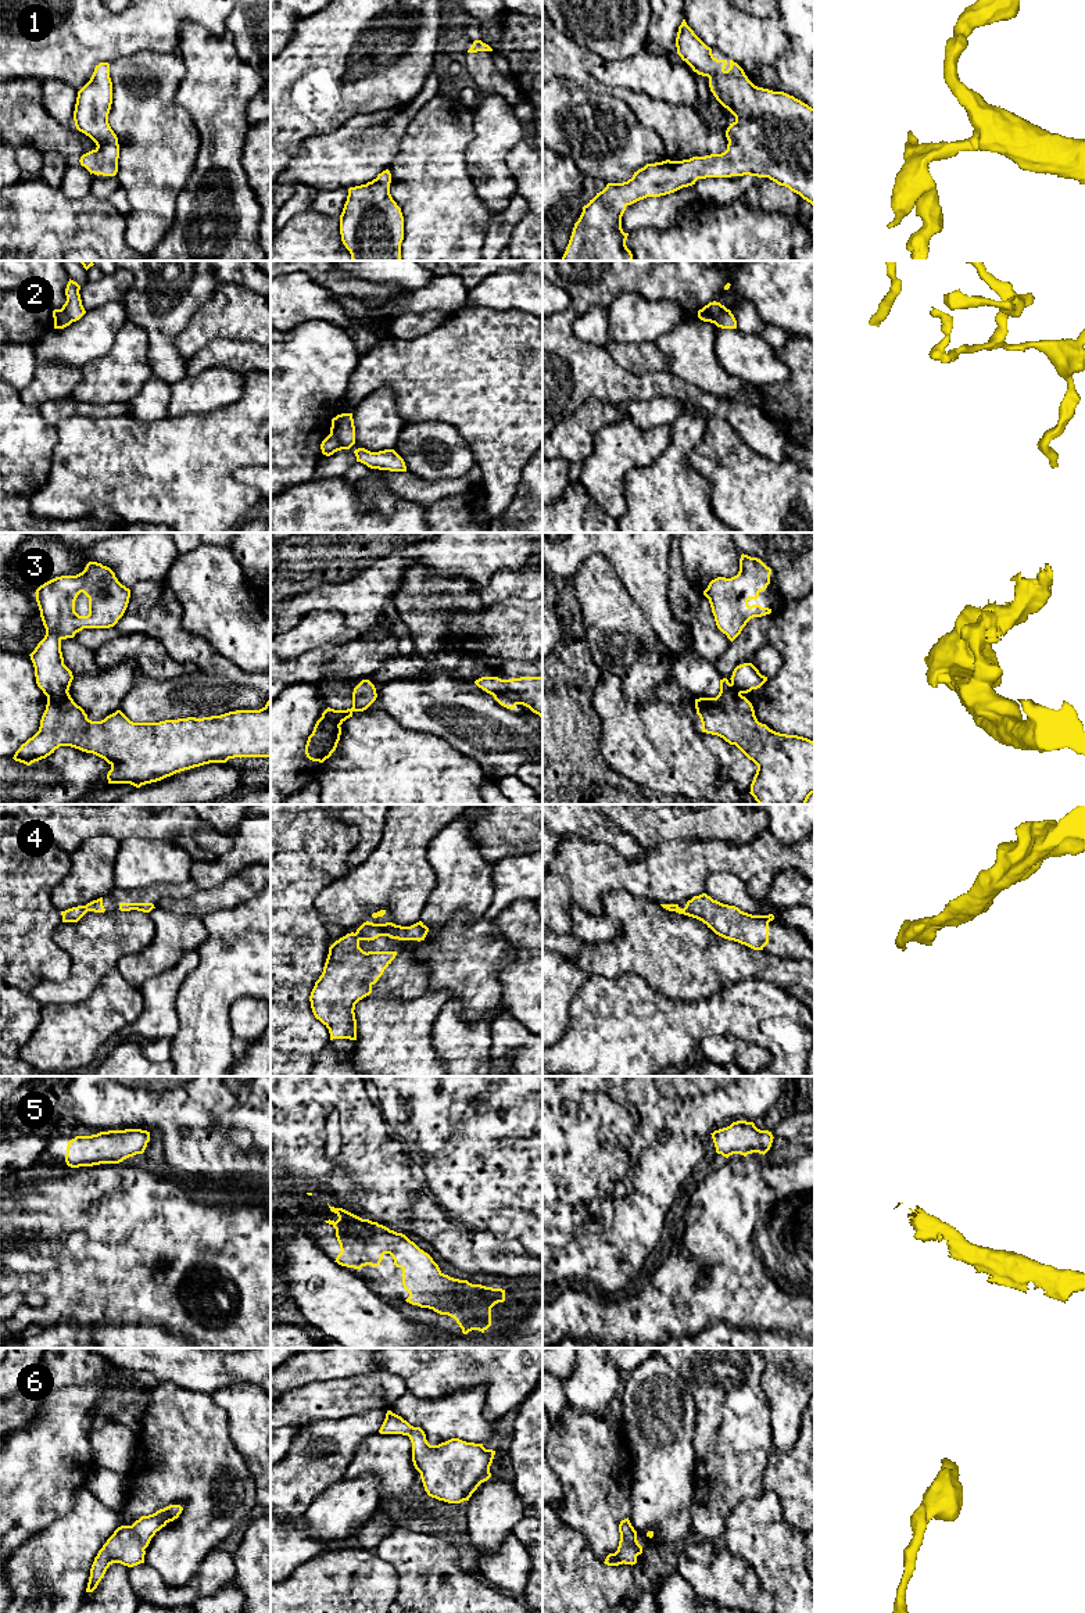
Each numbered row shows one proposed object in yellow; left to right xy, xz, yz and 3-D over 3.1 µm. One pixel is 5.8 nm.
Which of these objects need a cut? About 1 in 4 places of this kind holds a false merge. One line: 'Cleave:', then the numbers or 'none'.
Cleave: 2, 3

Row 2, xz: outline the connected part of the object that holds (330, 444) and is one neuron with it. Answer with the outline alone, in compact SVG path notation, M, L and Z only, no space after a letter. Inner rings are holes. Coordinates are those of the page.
M329 434L321 444L322 454L326 456L330 456L341 449L350 449L351 447L352 445L344 447L333 434Z

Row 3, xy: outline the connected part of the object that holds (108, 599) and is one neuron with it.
M89 562L82 573L55 577L35 594L46 635L29 656L36 684L49 698L68 692L74 680L64 664L61 641L74 638L83 628L114 627L128 607L130 589L118 581L110 567ZM80 592L89 598L87 616L75 612Z

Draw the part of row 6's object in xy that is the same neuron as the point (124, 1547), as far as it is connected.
M169 1505L153 1515L142 1516L132 1526L118 1527L94 1558L86 1592L93 1592L97 1588L112 1563L128 1567L144 1563L144 1549L151 1538L169 1521L178 1519L182 1510L180 1505Z

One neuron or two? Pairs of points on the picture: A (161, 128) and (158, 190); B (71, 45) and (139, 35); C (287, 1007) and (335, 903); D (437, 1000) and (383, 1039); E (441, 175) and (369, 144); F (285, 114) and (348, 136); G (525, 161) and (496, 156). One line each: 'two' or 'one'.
A: one
B: one
C: two
D: one
E: two
F: two
G: two

